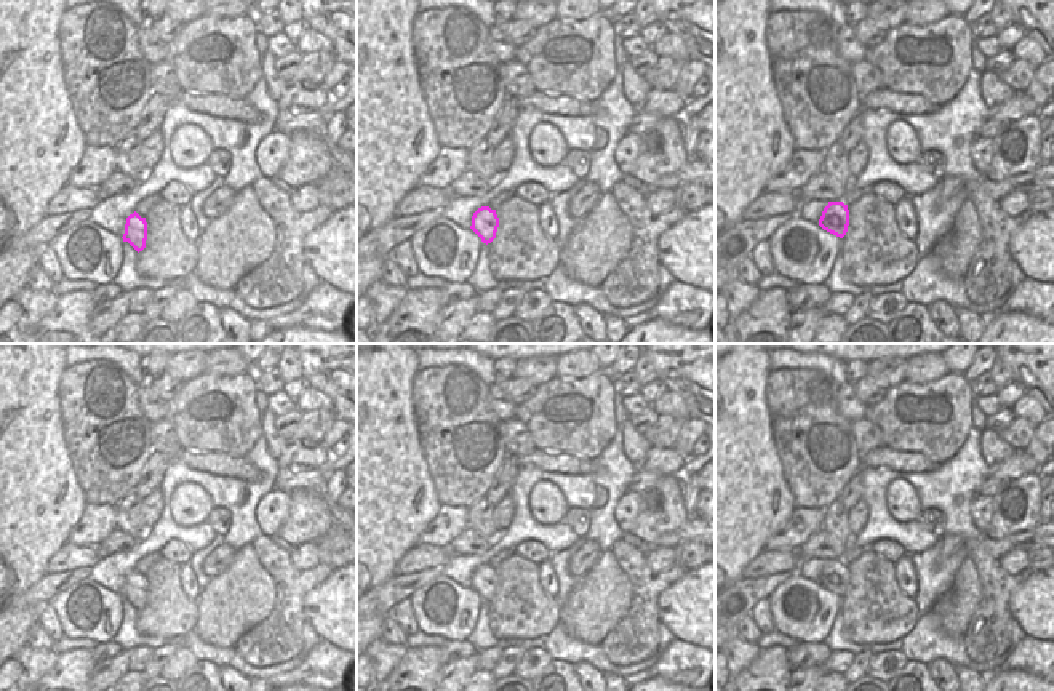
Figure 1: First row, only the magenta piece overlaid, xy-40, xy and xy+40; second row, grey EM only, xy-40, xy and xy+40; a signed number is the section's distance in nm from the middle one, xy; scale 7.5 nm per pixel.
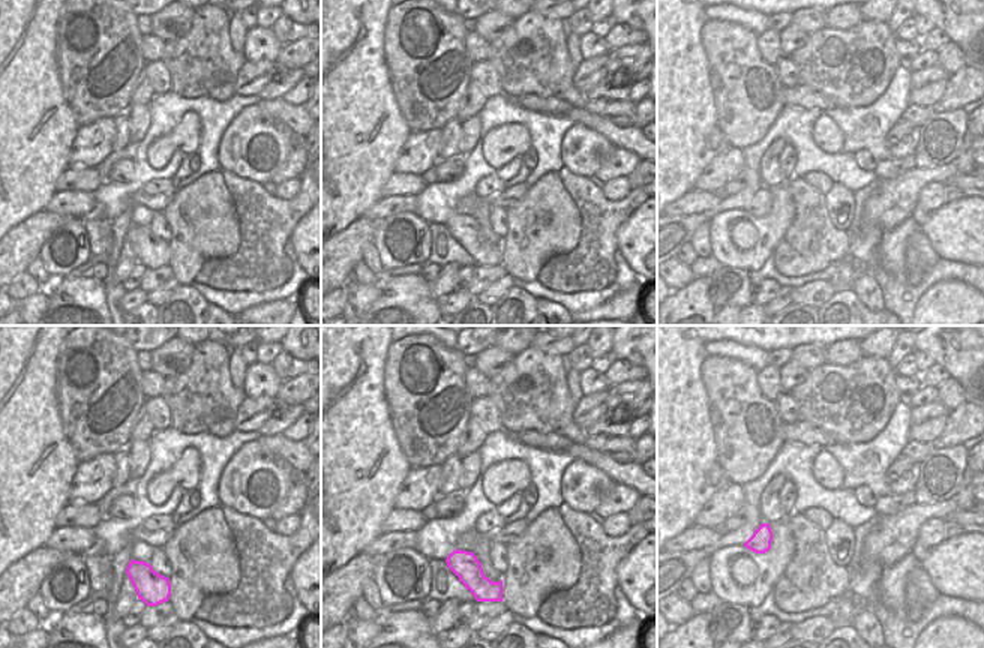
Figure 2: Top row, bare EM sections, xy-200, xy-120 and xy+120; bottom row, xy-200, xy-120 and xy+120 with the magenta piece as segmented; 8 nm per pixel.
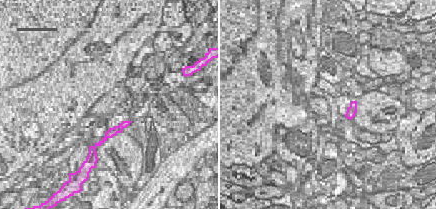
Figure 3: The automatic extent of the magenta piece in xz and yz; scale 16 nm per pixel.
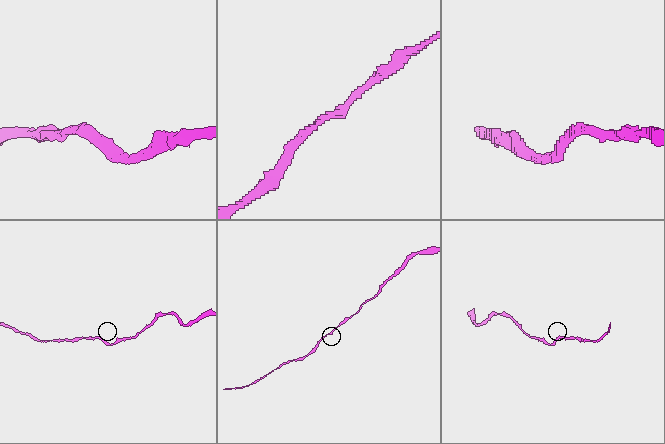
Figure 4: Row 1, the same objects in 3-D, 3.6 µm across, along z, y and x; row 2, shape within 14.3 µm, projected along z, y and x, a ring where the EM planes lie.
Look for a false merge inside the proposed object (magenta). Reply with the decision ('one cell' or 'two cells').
one cell

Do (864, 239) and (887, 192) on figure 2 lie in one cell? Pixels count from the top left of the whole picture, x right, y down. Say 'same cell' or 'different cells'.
different cells

